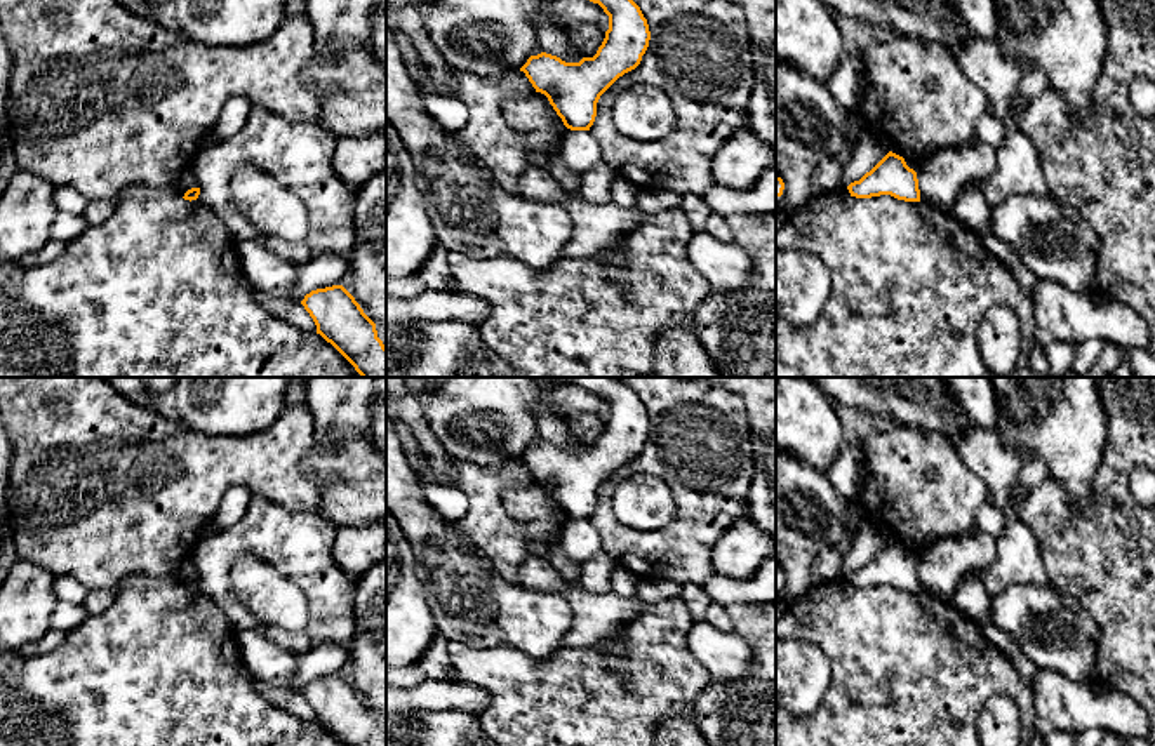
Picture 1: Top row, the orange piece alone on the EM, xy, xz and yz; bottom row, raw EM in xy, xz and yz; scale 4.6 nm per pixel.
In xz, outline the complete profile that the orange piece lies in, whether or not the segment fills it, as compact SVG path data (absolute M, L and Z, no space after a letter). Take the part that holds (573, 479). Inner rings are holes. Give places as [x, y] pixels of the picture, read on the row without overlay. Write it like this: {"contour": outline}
{"contour": "M571 377L569 384L583 386L598 393L609 405L609 419L593 447L583 447L579 452L565 452L557 445L541 442L531 445L520 457L536 482L548 487L550 494L571 520L590 520L597 506L600 485L624 463L635 459L645 443L651 430L647 409L640 396L618 377Z"}

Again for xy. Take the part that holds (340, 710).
{"contour": "M343 675L311 680L301 694L313 708L317 723L343 746L386 746L376 713Z"}

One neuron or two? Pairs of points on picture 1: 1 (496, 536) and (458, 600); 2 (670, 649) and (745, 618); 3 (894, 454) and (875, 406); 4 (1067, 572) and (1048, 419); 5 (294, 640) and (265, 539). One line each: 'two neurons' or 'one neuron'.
1: two neurons
2: two neurons
3: two neurons
4: two neurons
5: one neuron

